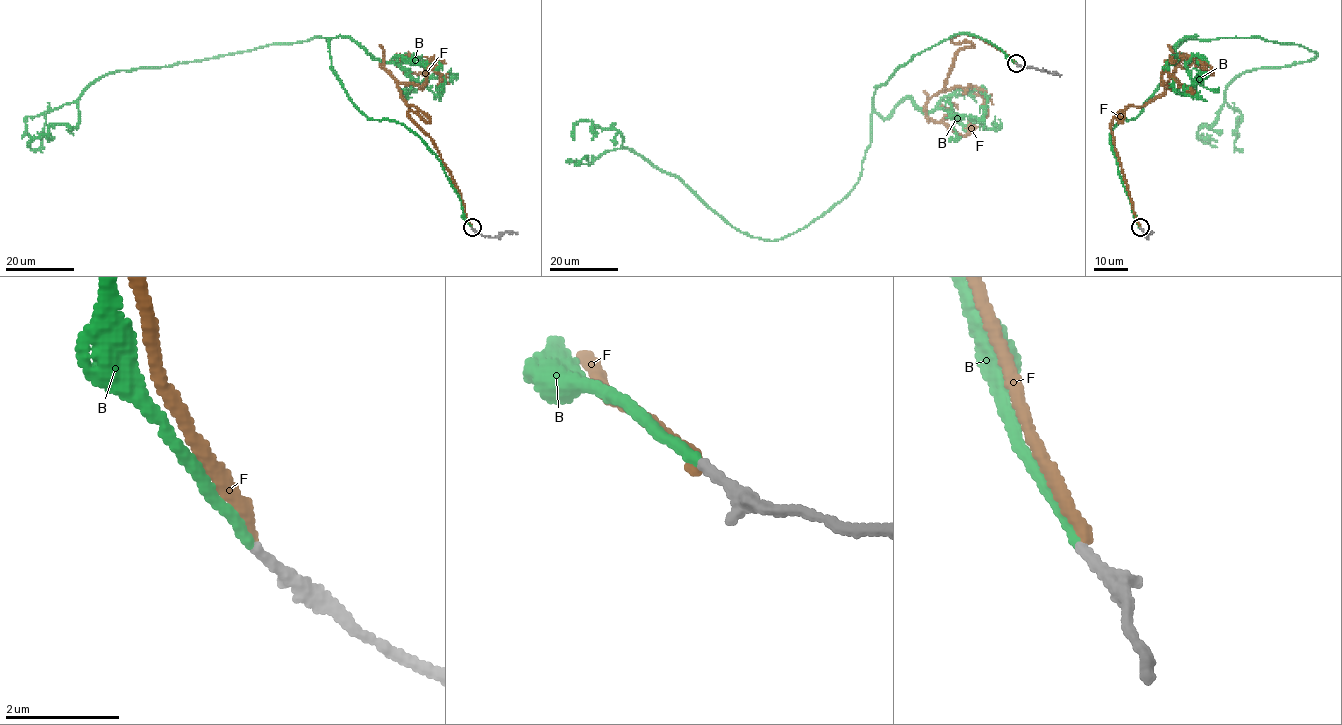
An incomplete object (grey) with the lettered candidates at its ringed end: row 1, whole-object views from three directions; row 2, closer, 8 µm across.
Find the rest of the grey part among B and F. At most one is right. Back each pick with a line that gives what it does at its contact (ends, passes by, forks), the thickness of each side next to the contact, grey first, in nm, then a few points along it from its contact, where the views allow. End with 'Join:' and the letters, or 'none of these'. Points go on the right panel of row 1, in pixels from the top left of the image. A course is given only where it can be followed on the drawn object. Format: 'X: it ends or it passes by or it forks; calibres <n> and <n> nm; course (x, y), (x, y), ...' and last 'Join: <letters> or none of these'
B: it ends; calibres 150 and 180 nm; course (1140, 228), (1110, 132), (1172, 52), (1258, 37), (1317, 54), (1239, 74), (1198, 128), (1216, 147)
Join: B

